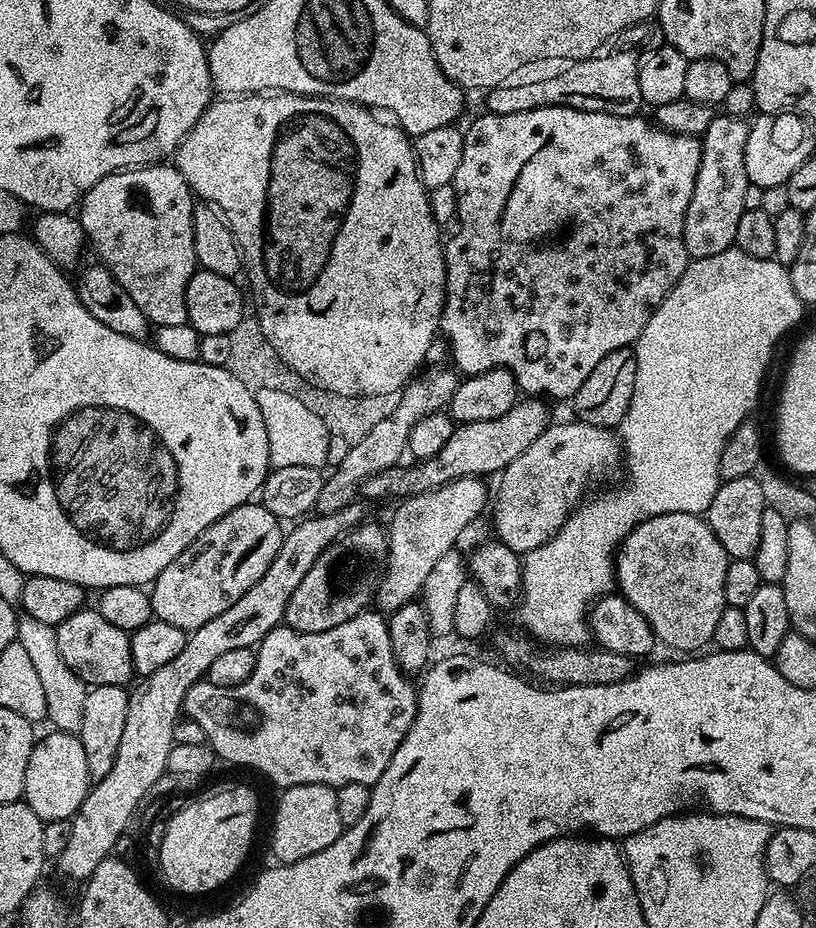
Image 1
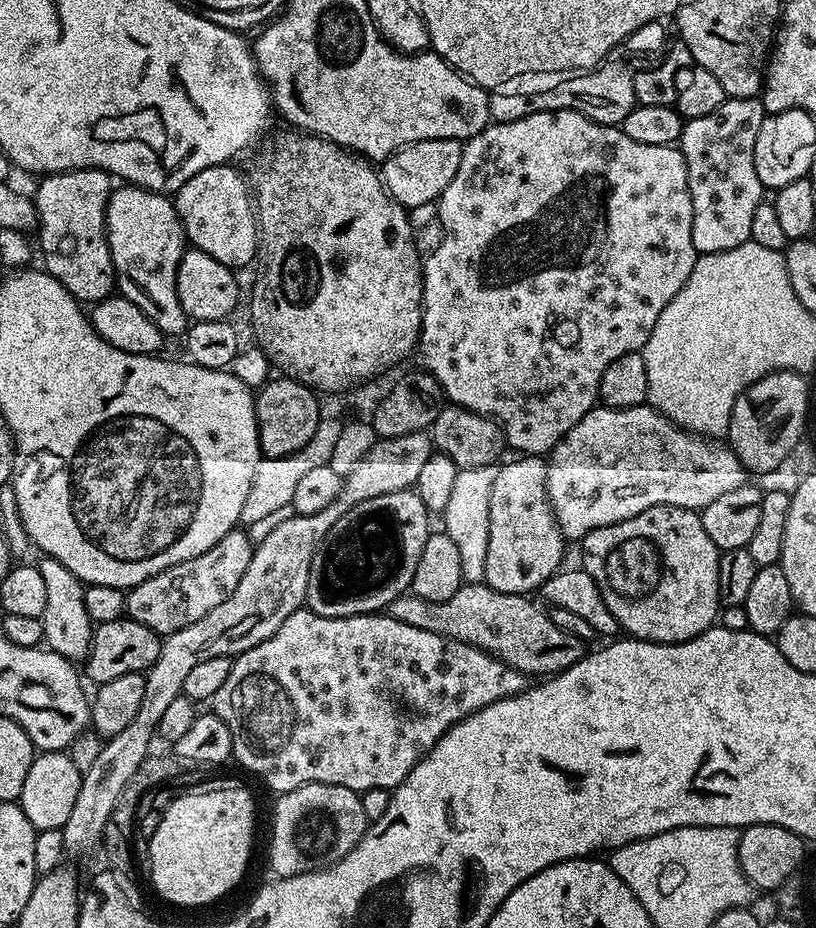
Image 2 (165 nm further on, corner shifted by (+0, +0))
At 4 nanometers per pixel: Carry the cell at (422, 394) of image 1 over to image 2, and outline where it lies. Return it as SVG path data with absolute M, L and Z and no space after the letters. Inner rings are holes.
M421 433L404 435L402 437L377 439L367 454L356 462L354 468L341 483L337 498L330 506L320 510L318 514L304 515L304 524L308 528L316 528L316 540L325 540L334 524L350 509L367 498L374 498L381 494L396 493L400 489L413 487L422 470L423 463L432 455L432 446L427 437Z

